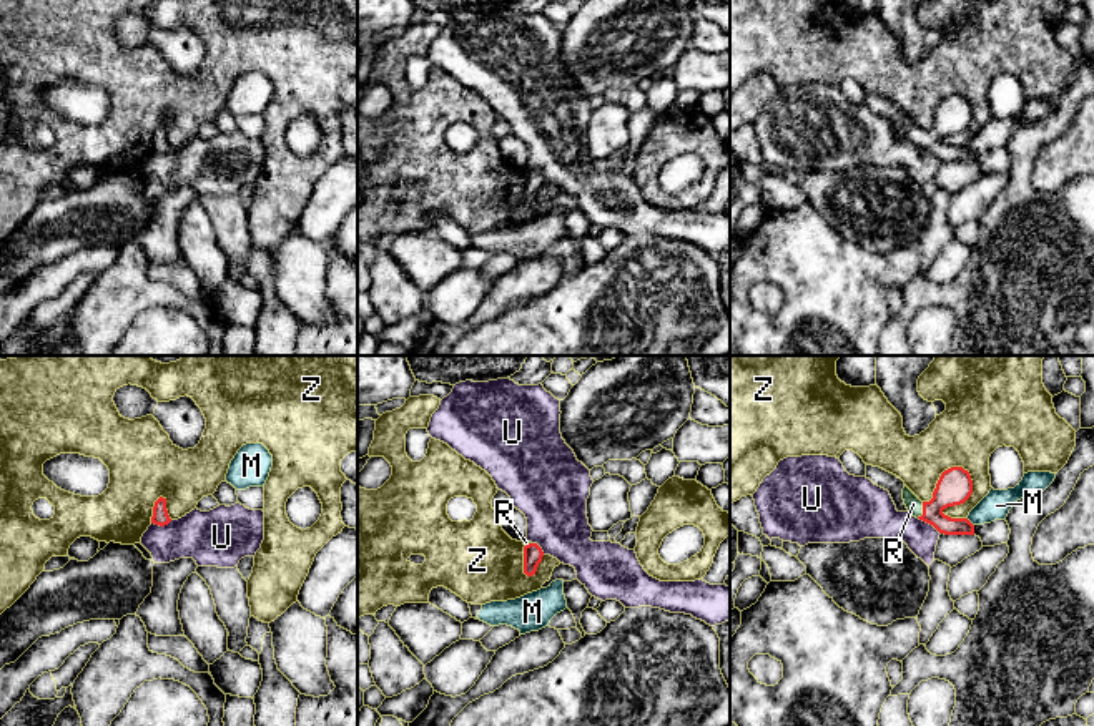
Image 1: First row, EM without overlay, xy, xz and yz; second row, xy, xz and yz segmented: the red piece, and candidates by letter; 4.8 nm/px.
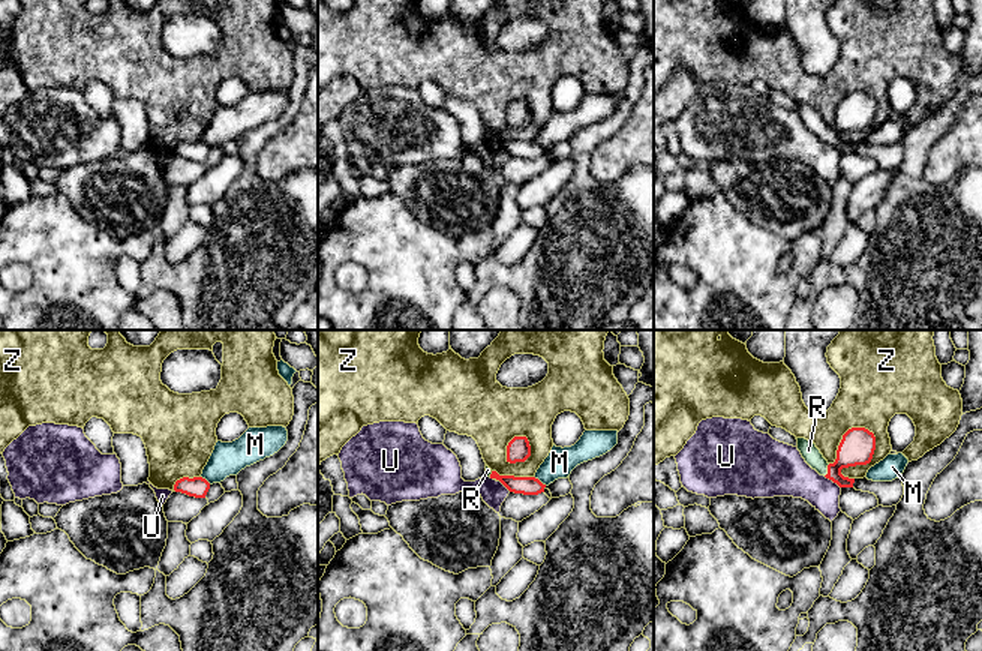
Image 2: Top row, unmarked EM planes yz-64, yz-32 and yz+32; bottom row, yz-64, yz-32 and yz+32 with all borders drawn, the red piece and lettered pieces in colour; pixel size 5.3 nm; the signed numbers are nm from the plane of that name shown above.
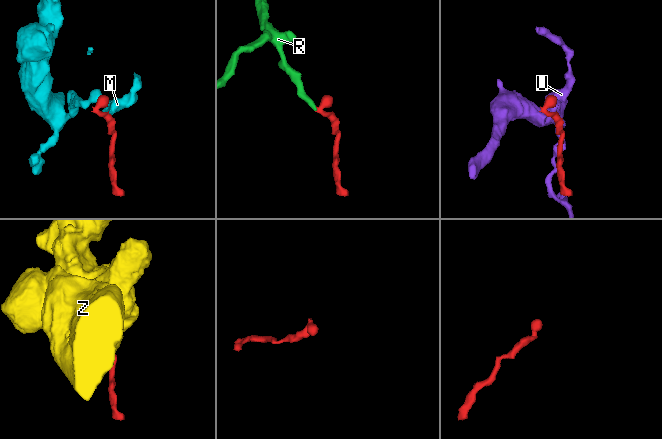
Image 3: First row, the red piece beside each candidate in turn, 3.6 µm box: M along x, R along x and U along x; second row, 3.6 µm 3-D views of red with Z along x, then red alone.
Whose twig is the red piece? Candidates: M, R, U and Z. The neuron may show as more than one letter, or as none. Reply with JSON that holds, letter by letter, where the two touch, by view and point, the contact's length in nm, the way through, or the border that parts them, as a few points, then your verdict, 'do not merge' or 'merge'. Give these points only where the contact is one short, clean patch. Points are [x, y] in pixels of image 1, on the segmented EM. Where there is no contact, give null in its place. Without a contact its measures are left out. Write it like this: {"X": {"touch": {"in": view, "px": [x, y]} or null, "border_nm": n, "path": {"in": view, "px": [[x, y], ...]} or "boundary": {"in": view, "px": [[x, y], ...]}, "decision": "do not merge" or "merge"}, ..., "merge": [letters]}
{"M": {"touch": {"in": "yz", "px": [970, 522]}, "border_nm": 50, "boundary": {"in": "yz", "px": [[966, 519], [973, 525]]}, "decision": "do not merge"}, "R": {"touch": {"in": "yz", "px": [923, 510]}, "border_nm": 90, "path": {"in": "yz", "px": [[955, 485], [923, 510], [913, 504]]}, "decision": "merge"}, "U": {"touch": {"in": "yz", "px": [930, 524]}, "border_nm": 140, "boundary": {"in": "yz", "px": [[918, 517], [940, 534]]}, "decision": "do not merge"}, "Z": {"touch": {"in": "yz", "px": [941, 475]}, "border_nm": 280, "decision": "do not merge"}, "merge": ["R"]}

